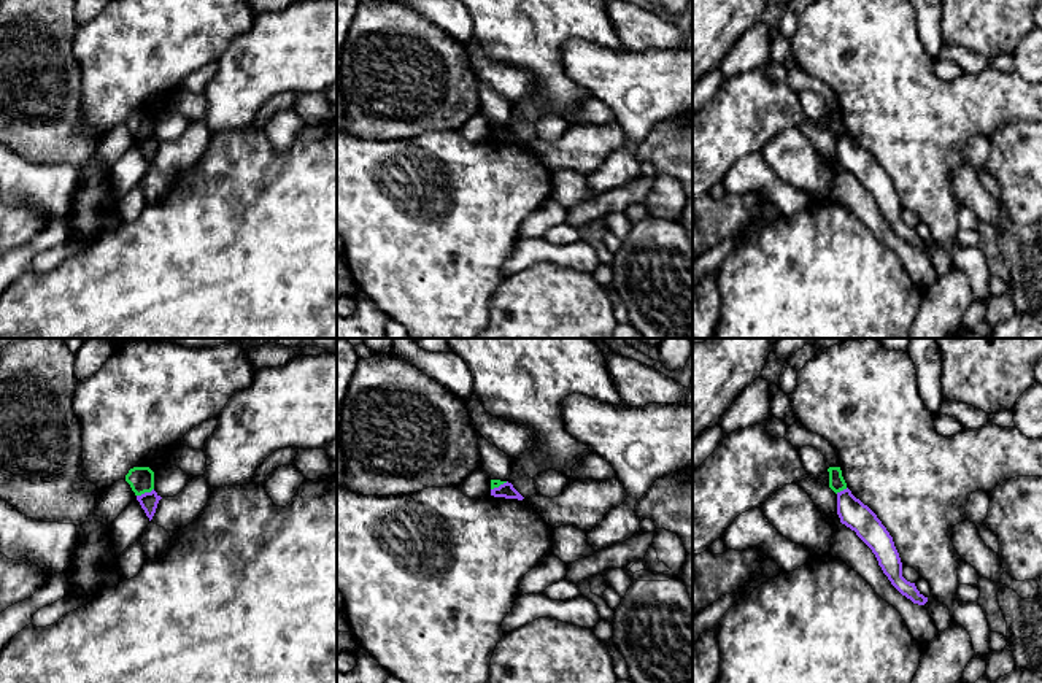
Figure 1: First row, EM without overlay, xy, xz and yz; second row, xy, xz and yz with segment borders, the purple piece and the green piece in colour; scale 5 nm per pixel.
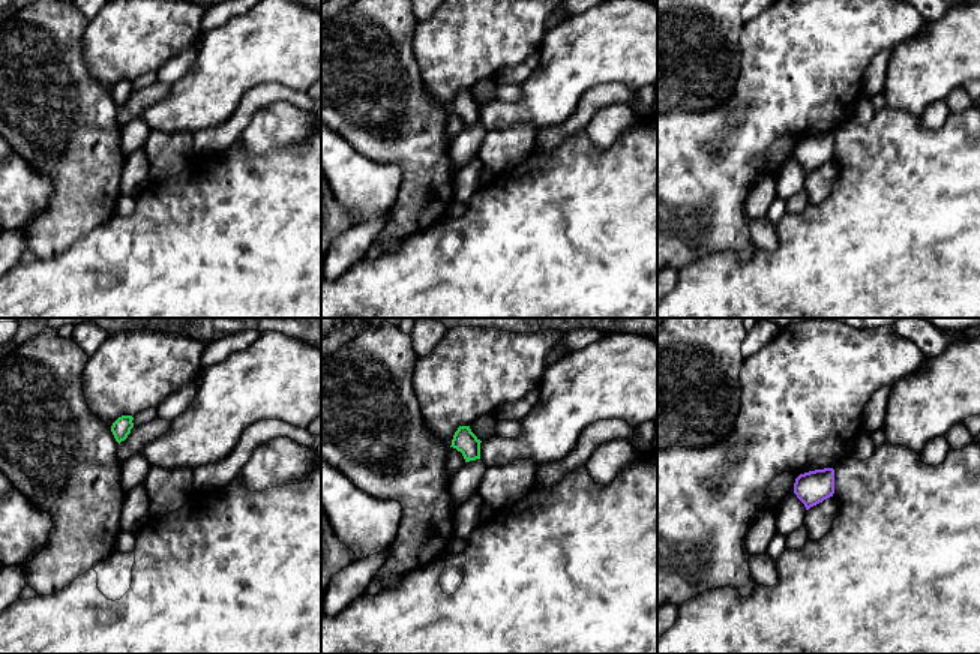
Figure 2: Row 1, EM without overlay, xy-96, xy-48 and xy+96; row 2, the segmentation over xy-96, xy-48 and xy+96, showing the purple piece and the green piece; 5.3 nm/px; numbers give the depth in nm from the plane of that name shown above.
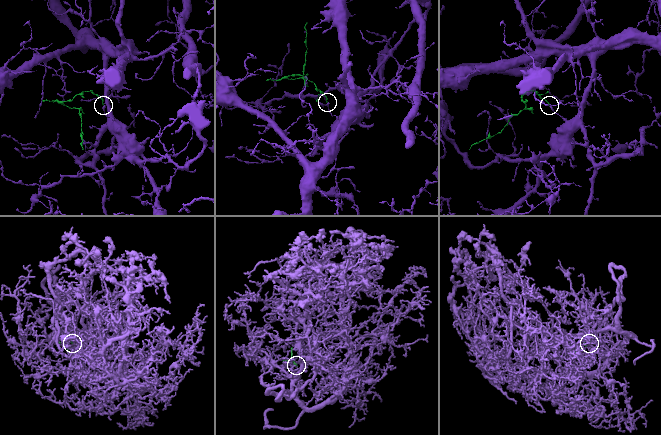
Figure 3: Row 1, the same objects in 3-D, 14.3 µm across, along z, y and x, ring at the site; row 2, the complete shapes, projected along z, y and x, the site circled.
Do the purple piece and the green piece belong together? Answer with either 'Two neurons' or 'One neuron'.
Two neurons

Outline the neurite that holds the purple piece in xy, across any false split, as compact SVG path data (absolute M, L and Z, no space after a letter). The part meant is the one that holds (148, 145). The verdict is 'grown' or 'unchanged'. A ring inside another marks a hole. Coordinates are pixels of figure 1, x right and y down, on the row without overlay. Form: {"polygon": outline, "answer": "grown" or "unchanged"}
{"polygon": "M154 133L151 137L145 137L141 140L137 140L137 145L140 146L140 149L145 154L149 165L152 164L160 143L162 141Z", "answer": "unchanged"}

